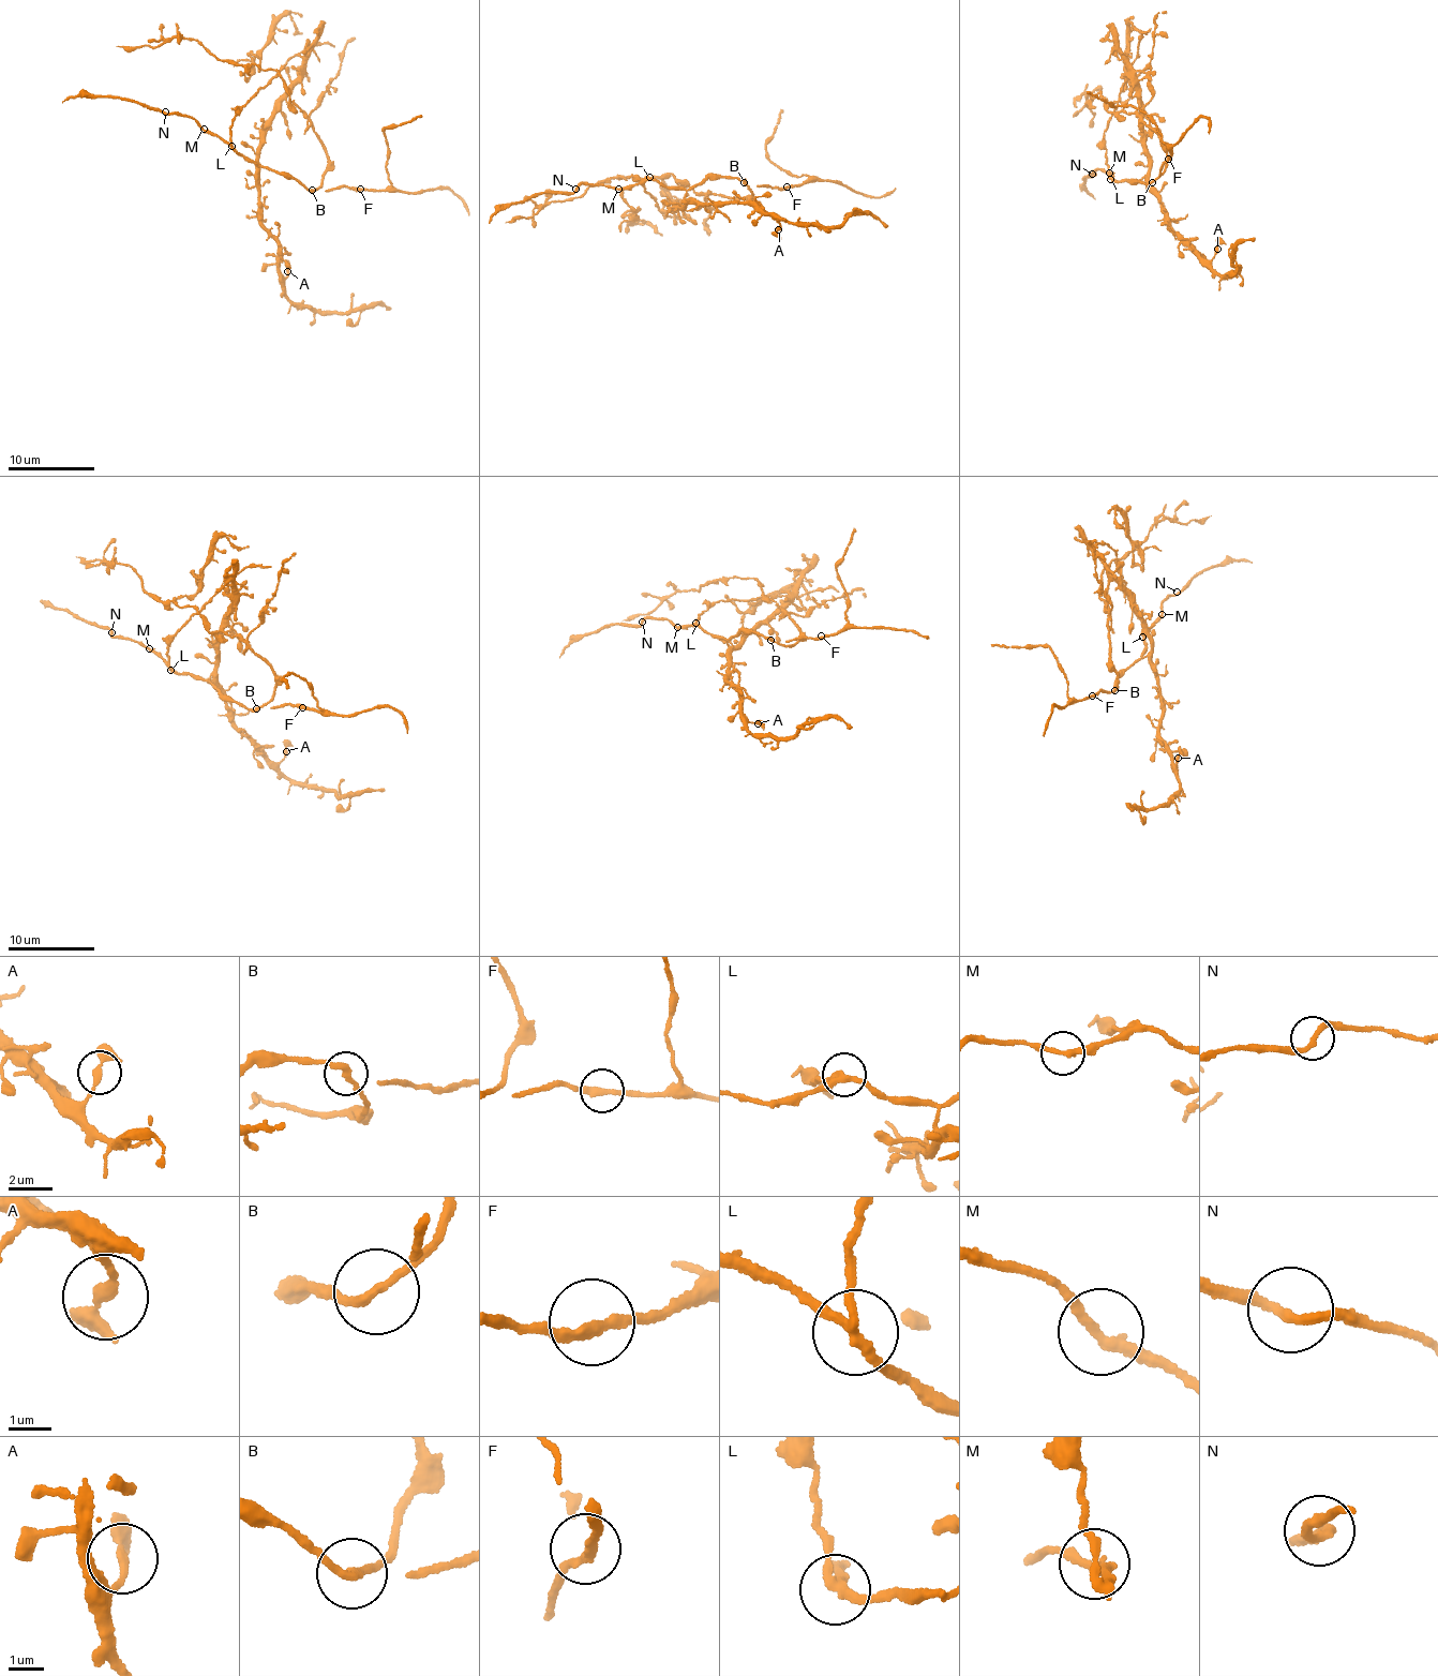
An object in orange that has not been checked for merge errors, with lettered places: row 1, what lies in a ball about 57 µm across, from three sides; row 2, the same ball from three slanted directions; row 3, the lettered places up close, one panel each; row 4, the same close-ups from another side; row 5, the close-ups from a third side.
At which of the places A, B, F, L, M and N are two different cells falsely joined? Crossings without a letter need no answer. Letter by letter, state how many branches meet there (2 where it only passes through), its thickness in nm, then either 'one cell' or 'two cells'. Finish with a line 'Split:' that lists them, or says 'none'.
A: 3 branches meet; 200 nm thick; one cell
B: 2 branches meet; 200 nm thick; two cells
F: 2 branches meet; 280 nm thick; one cell
L: 3 branches meet; 220 nm thick; two cells
M: 2 branches meet; 240 nm thick; one cell
N: 2 branches meet; 220 nm thick; one cell
Split: B, L

